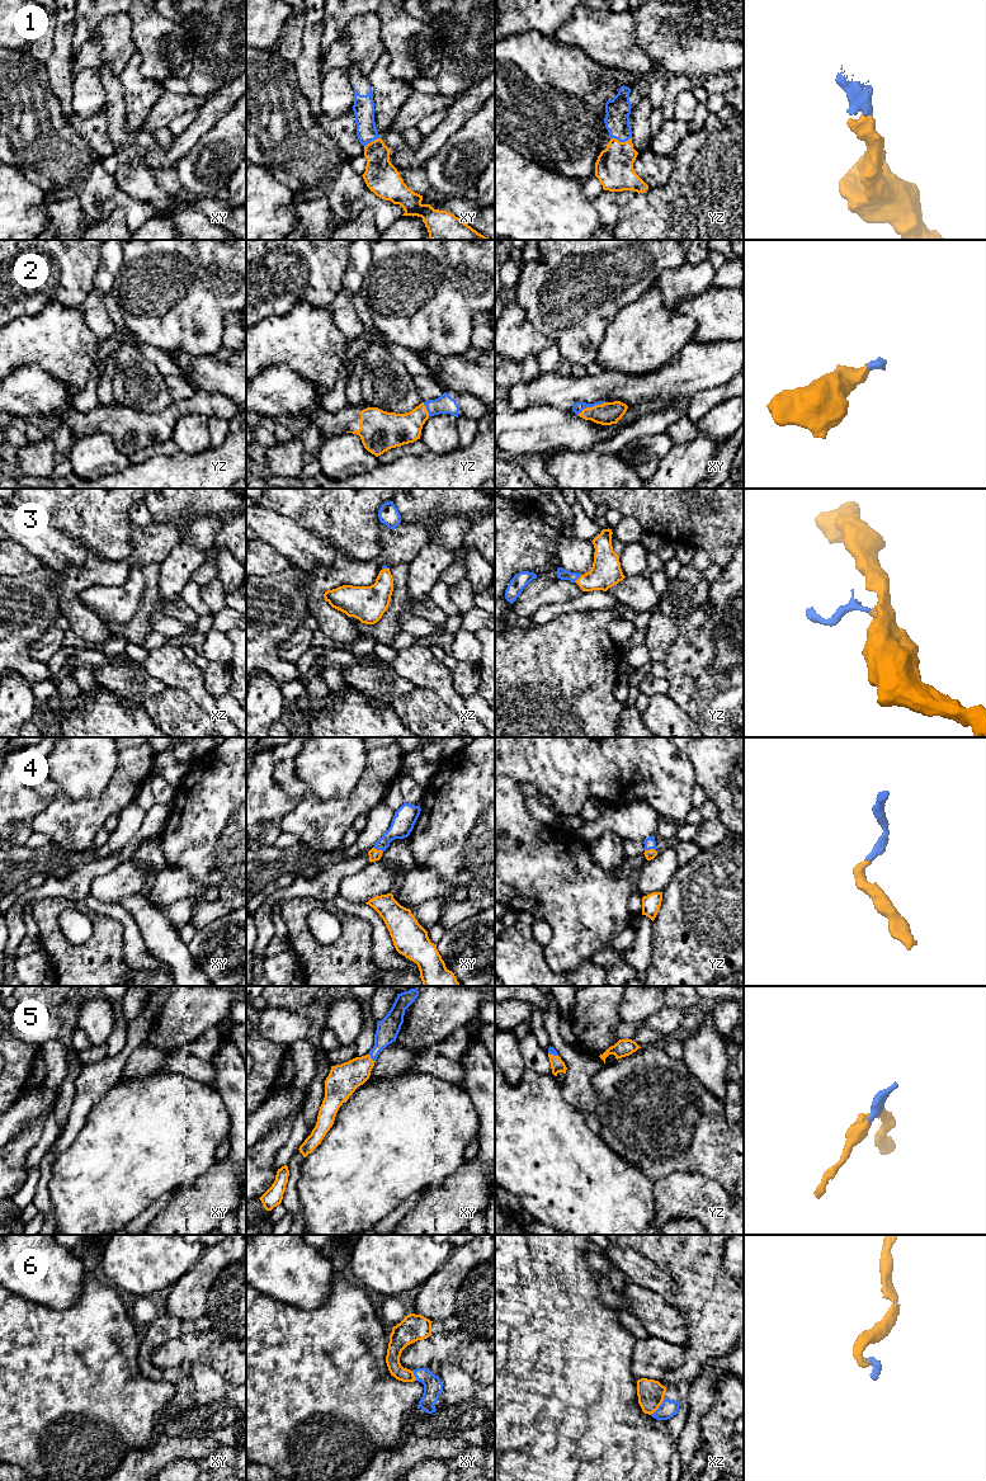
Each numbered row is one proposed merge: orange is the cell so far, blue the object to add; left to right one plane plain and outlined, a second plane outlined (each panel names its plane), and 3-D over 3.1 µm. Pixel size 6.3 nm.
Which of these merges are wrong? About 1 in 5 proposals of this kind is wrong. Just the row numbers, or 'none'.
none

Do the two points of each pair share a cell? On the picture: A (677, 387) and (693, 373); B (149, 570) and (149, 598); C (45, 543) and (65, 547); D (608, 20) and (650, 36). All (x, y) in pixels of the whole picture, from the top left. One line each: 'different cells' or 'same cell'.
A: same cell
B: same cell
C: same cell
D: different cells

